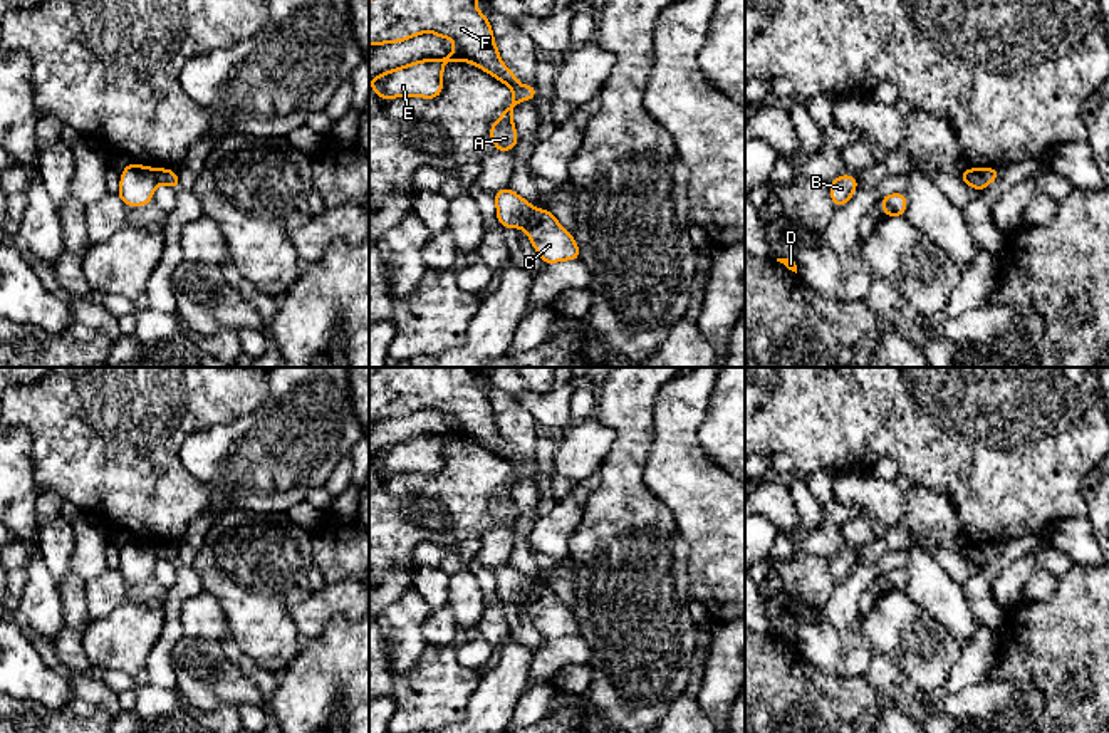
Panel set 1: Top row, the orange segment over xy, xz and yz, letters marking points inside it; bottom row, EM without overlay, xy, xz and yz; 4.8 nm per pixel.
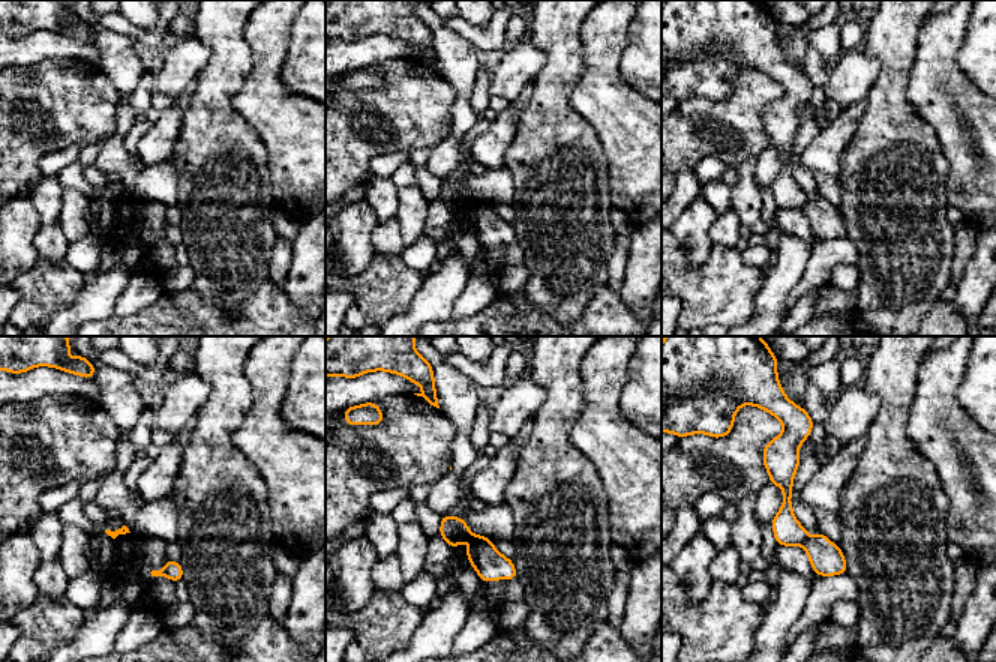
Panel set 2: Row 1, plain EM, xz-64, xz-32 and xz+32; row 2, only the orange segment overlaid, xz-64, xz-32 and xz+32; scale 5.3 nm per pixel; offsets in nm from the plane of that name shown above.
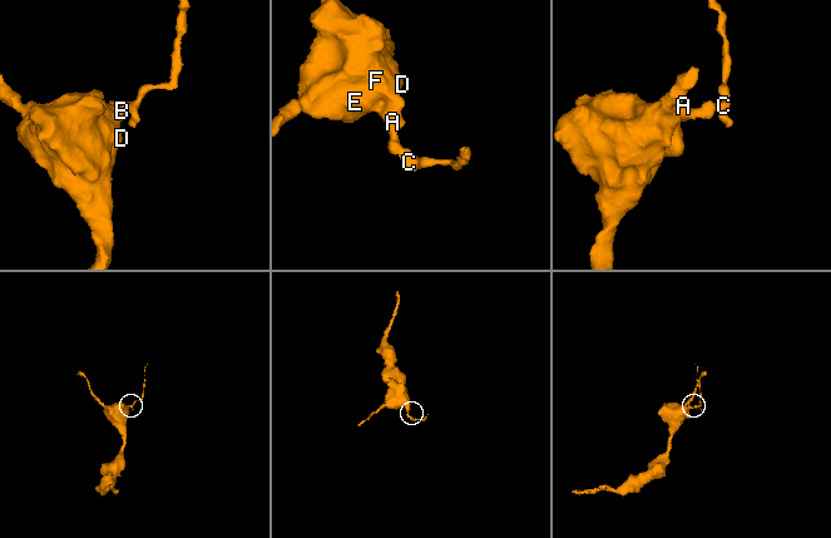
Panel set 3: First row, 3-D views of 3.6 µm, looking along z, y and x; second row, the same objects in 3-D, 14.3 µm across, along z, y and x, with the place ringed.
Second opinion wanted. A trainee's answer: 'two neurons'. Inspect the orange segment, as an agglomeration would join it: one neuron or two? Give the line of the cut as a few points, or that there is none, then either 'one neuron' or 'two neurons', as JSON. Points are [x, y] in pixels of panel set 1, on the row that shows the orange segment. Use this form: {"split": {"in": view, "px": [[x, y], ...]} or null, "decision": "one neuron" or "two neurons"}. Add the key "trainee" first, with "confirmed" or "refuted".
{"trainee": "confirmed", "split": {"in": "xz", "px": [[534, 208], [522, 227]]}, "decision": "two neurons"}

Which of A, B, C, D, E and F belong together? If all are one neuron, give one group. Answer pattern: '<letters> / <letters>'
A B D E F / C

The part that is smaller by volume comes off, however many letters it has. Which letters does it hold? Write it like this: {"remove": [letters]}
{"remove": ["C"]}

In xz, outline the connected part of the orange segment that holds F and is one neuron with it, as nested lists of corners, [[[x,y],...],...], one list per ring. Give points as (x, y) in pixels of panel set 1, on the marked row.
[[[371,0],[369,45],[398,44],[431,32],[455,42],[455,50],[443,59],[424,59],[383,72],[369,81],[379,99],[426,97],[443,92],[443,65],[463,60],[507,84],[513,101],[502,117],[490,126],[495,151],[512,151],[517,131],[513,109],[523,101],[534,101],[535,86],[522,86],[515,74],[500,60],[498,47],[488,18],[476,8],[476,0]]]

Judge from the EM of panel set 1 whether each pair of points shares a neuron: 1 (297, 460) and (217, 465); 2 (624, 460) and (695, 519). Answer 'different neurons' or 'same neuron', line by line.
1: same neuron
2: different neurons

